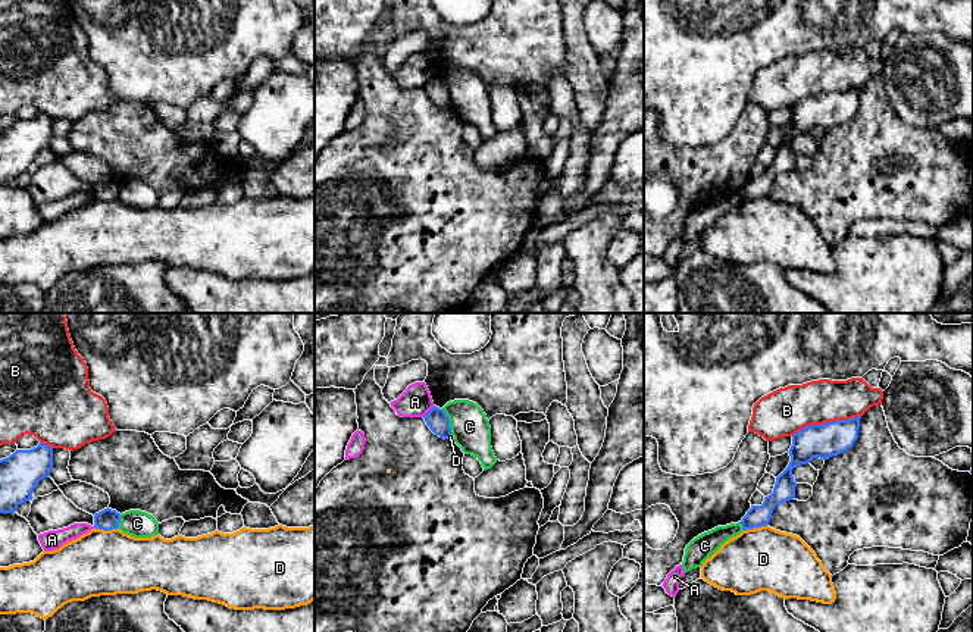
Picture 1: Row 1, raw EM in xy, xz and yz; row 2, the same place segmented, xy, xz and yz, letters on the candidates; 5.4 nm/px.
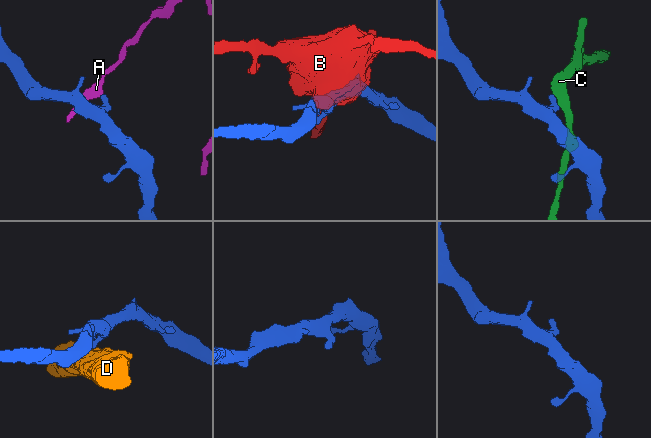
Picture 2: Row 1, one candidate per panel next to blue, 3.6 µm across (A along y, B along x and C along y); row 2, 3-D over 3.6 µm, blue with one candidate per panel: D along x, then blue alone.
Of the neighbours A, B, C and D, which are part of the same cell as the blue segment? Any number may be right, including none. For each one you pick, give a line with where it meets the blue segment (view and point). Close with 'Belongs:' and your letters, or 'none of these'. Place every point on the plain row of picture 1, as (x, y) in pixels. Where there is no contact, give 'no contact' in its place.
Belongs: none of these

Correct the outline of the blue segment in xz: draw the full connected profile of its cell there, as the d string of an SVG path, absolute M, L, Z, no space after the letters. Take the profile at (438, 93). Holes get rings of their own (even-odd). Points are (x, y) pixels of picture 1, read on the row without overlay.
M434 76L425 87L423 87L429 100L438 106L439 109L448 110L451 107L450 91L445 82L437 76Z

